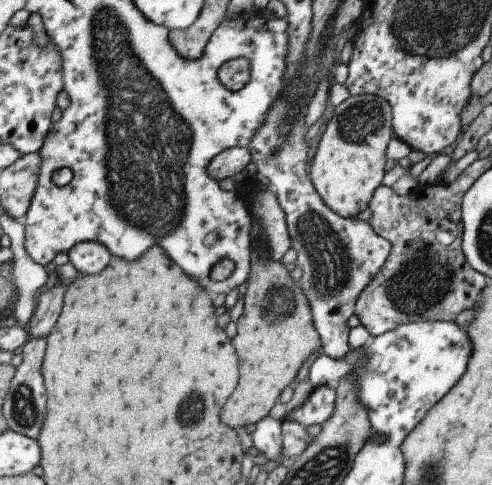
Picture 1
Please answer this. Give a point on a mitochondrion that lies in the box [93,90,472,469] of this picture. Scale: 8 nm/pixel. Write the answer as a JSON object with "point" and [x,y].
{"point":[425,277]}

